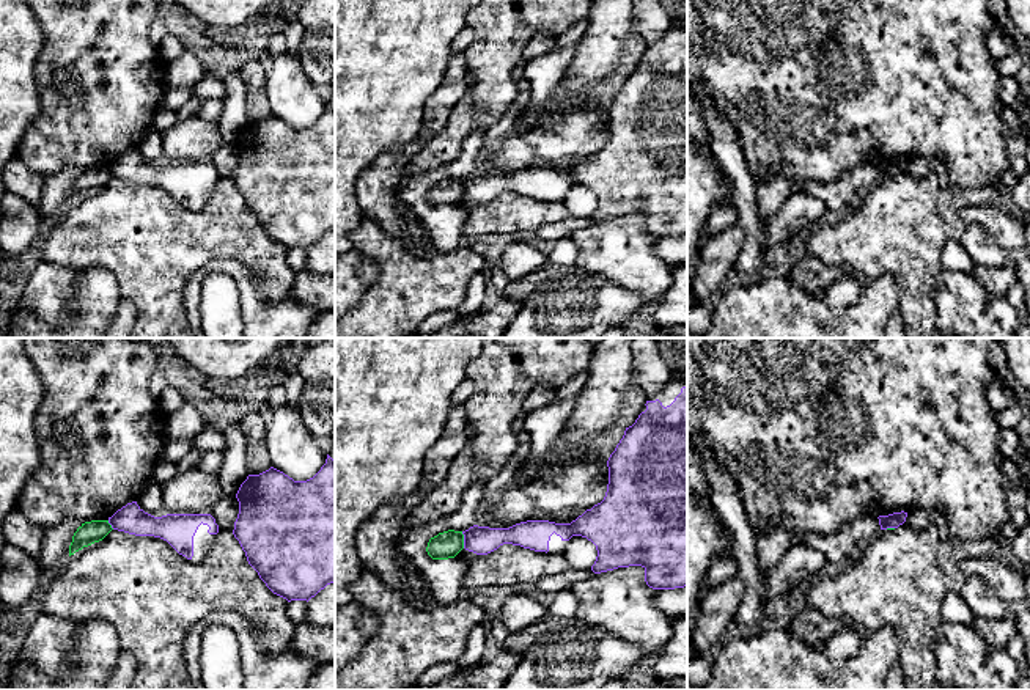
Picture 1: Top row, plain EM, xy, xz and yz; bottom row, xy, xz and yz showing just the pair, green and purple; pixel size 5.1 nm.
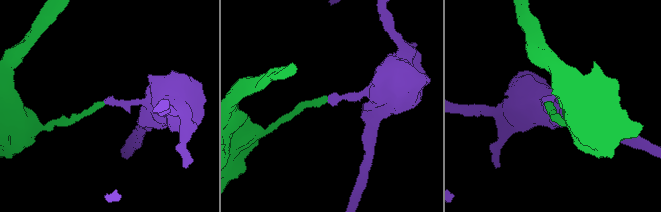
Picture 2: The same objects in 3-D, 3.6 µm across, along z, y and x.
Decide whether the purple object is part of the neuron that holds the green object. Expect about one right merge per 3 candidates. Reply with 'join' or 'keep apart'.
keep apart

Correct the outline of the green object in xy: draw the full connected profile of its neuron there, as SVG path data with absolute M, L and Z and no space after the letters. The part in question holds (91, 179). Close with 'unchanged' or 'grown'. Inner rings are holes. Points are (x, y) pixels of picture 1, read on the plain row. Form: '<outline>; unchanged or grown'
M91 168L82 171L72 184L69 204L82 198L83 195L102 189L112 178L113 176L109 168Z; unchanged

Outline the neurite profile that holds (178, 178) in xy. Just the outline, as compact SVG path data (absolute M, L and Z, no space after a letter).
M137 149L118 157L109 171L113 178L135 184L154 184L167 189L179 203L192 211L201 211L209 200L219 173L212 162L167 162L154 165Z

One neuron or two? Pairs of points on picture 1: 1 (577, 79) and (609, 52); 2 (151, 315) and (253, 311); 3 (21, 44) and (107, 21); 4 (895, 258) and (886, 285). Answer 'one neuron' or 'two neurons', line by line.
1: one neuron
2: two neurons
3: two neurons
4: two neurons

